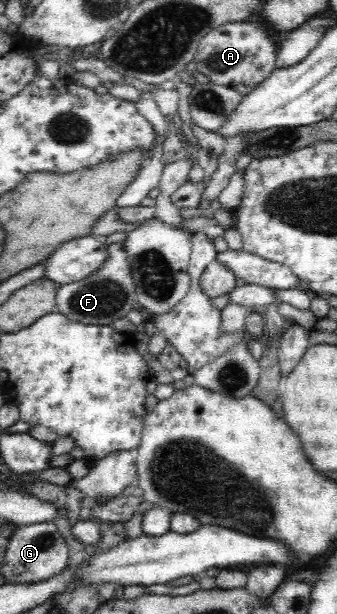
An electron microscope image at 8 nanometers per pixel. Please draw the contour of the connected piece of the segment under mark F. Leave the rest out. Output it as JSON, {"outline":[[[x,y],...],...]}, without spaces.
{"outline":[[[111,244],[108,248],[109,258],[95,274],[71,284],[58,285],[55,310],[69,320],[86,325],[109,326],[139,308],[135,283],[122,244]]]}

